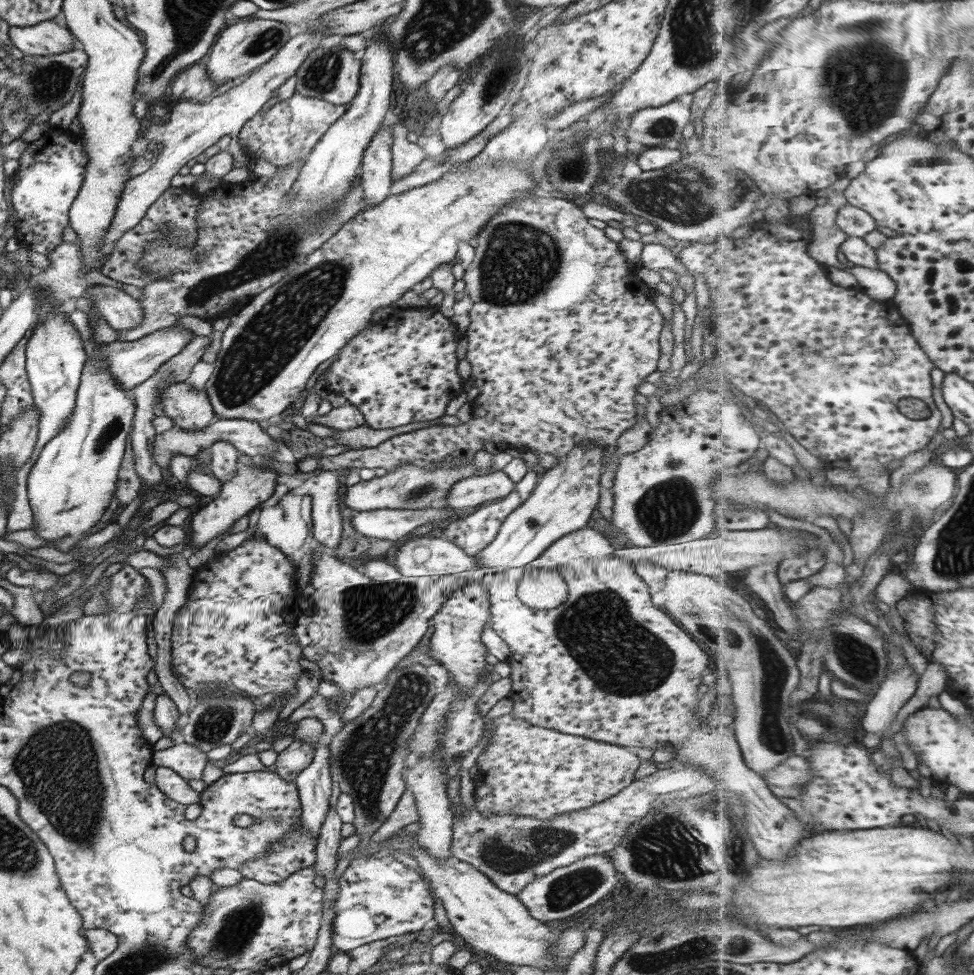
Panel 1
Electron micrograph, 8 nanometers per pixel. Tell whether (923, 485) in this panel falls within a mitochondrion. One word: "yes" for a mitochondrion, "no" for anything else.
yes

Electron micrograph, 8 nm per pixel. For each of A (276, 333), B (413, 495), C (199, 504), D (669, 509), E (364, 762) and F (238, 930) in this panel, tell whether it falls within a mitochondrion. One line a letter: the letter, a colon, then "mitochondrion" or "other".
A: mitochondrion
B: mitochondrion
C: other
D: mitochondrion
E: mitochondrion
F: mitochondrion

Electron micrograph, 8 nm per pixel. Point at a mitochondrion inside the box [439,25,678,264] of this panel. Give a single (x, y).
(502, 69)

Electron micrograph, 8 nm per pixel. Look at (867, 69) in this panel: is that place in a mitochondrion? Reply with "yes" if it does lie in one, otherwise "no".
yes

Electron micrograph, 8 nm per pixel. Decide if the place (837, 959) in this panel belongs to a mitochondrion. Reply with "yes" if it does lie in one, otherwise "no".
no

